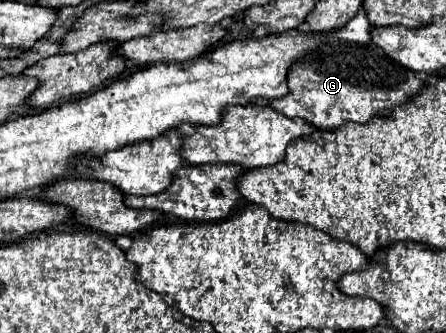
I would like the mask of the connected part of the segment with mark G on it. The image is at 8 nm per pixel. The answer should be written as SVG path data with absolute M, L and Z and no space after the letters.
M329 41L295 61L287 71L287 85L289 93L271 99L269 107L289 119L305 119L315 129L335 129L345 121L365 123L369 117L405 103L425 87L411 69L385 57L377 45L359 45L351 41Z

